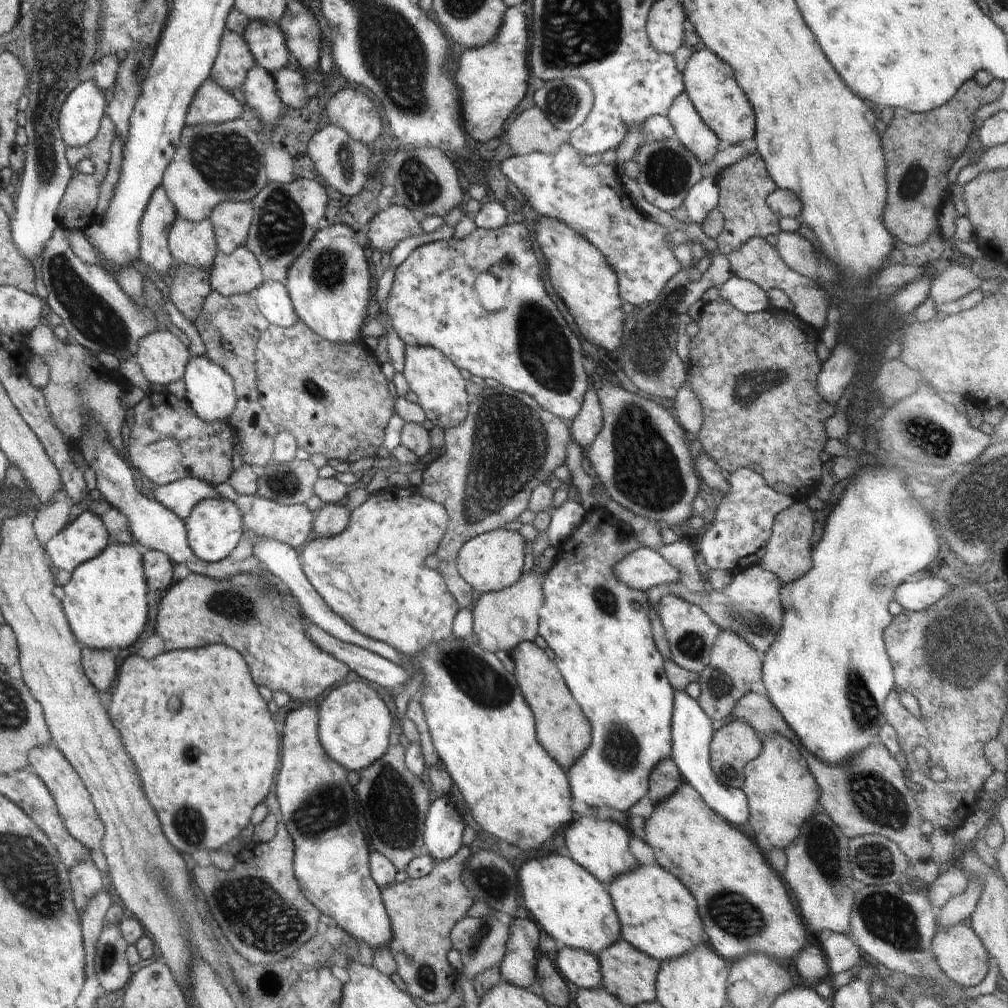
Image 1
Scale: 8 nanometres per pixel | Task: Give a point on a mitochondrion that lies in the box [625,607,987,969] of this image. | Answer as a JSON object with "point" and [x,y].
{"point":[889,916]}

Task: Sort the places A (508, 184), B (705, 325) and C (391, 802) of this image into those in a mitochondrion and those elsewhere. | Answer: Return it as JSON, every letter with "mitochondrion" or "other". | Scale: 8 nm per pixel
{"A":"other","B":"other","C":"mitochondrion"}

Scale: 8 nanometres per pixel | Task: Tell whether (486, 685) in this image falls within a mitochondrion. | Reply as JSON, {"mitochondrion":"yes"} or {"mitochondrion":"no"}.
{"mitochondrion":"yes"}

